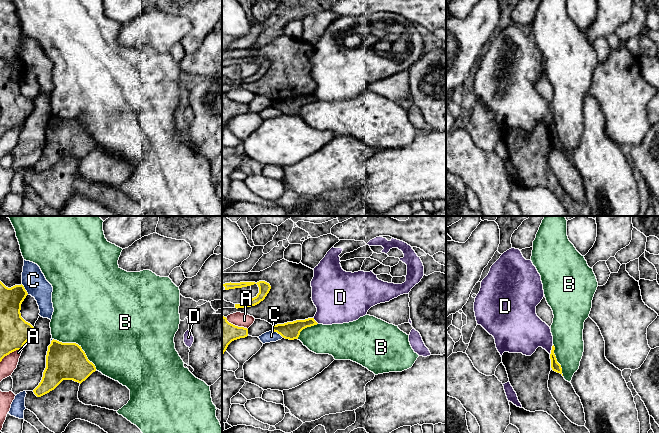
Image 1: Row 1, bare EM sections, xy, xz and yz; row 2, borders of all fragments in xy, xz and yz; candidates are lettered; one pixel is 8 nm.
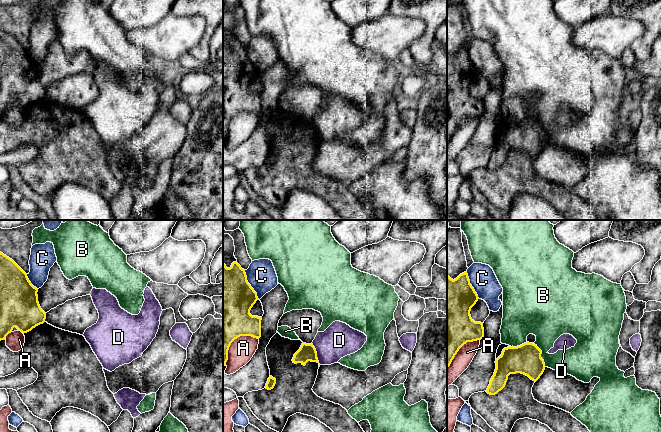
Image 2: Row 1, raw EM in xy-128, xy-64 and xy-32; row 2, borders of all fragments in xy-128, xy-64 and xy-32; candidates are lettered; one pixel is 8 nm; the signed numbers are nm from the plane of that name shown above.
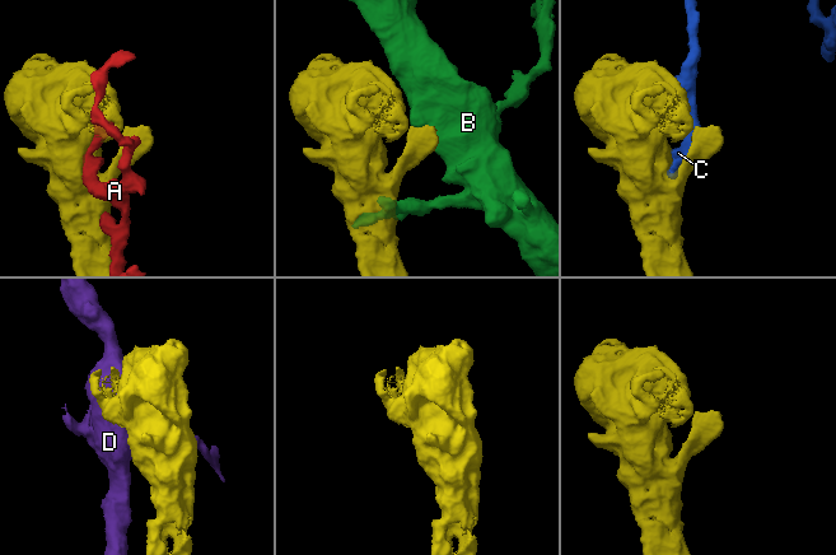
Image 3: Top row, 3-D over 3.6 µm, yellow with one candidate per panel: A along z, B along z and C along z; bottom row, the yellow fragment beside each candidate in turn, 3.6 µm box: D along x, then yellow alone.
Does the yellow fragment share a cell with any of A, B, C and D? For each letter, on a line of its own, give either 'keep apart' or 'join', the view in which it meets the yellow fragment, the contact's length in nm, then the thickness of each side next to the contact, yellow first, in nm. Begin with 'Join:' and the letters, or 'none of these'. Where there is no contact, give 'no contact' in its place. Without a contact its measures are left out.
Join: none of these
A: keep apart; meets yellow in xy; contact 260 nm long; 240 nm thick on the yellow side, 130 nm on the other
B: keep apart; meets yellow in xy; contact 440 nm long; 300 nm thick on the yellow side, 500 nm on the other
C: keep apart; meets yellow in xz; contact 120 nm long; 140 nm thick on the yellow side, 90 nm on the other
D: keep apart; meets yellow in yz; contact 80 nm long; 70 nm thick on the yellow side, 300 nm on the other

